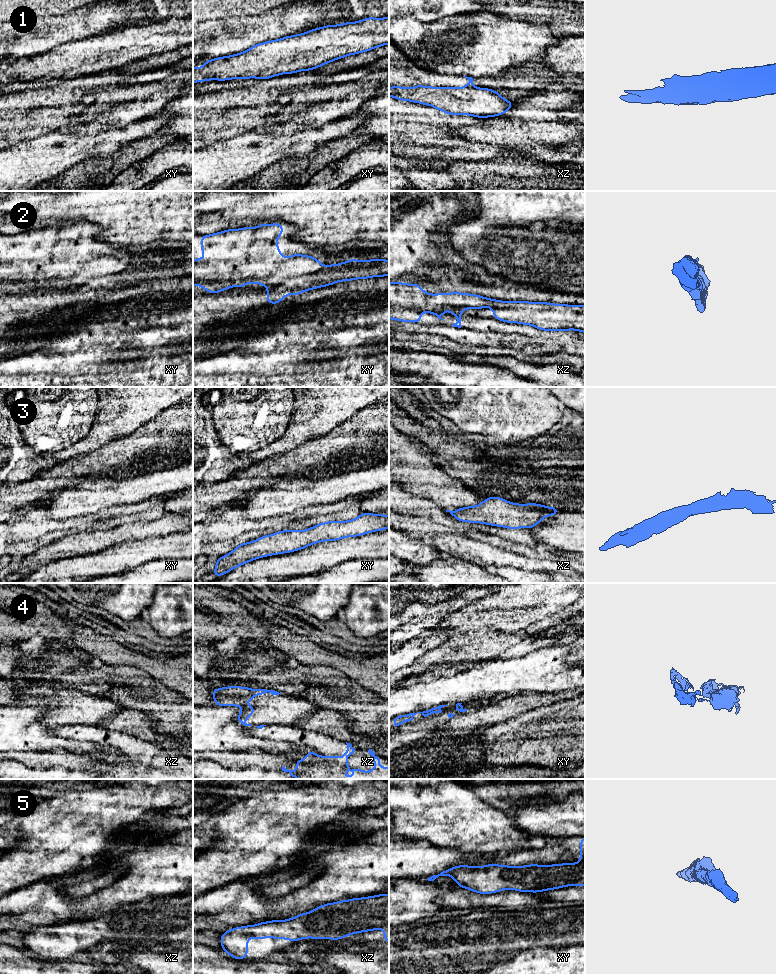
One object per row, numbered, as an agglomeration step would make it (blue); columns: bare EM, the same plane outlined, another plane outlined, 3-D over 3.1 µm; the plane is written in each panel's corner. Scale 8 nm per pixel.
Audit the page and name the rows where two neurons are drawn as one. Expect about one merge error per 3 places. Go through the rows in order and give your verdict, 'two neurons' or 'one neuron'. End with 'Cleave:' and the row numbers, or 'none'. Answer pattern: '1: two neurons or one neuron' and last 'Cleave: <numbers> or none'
1: one neuron
2: two neurons
3: one neuron
4: two neurons
5: one neuron
Cleave: 2, 4

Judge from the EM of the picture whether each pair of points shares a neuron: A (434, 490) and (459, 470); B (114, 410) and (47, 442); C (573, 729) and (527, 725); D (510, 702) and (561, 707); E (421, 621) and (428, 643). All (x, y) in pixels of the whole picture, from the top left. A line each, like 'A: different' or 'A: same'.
A: different
B: same
C: same
D: different
E: different

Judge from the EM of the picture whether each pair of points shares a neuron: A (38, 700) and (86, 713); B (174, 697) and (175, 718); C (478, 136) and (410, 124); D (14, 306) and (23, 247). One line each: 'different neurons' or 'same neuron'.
A: same neuron
B: same neuron
C: different neurons
D: different neurons

